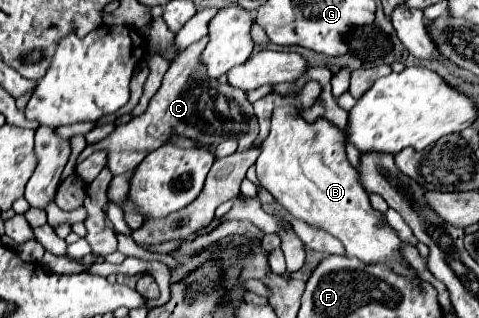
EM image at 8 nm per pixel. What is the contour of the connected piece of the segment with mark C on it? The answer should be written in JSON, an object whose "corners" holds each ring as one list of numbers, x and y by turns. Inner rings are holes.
{"corners":[[200,39,186,47,178,59,170,65,170,69,164,75,164,81,156,95,150,99,148,109,130,119,126,125,116,125,116,129,102,141,94,145,86,145,86,149,80,153,76,165,90,157,94,151,104,149,110,159,110,171,112,175,120,175,126,171,132,171,146,153,162,147,170,133,176,131,184,137,196,139,200,143,222,143,226,139,238,139,240,151,252,149,254,141,258,137,258,119,254,117,252,103,248,101,248,95,242,91,220,91,220,83,216,79,208,79,204,69,200,67,200,53,206,47,206,41]]}

